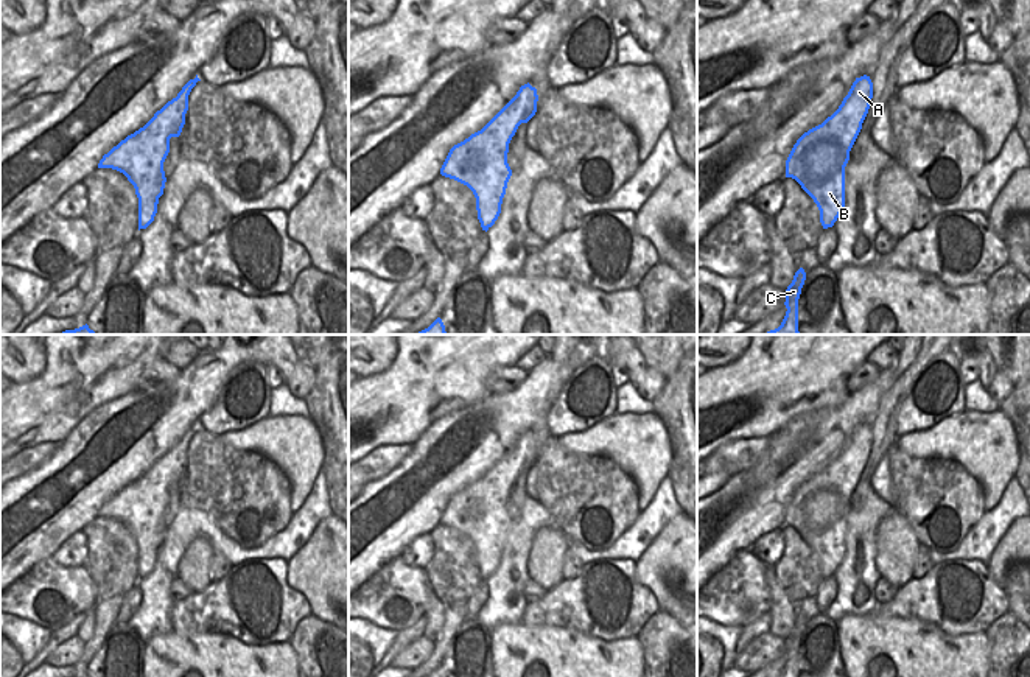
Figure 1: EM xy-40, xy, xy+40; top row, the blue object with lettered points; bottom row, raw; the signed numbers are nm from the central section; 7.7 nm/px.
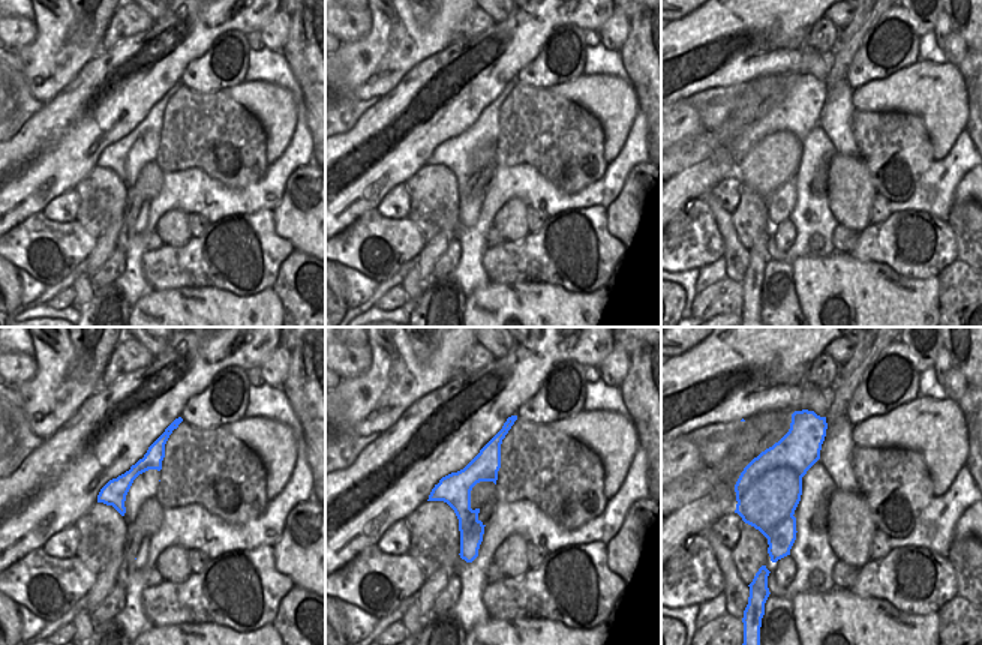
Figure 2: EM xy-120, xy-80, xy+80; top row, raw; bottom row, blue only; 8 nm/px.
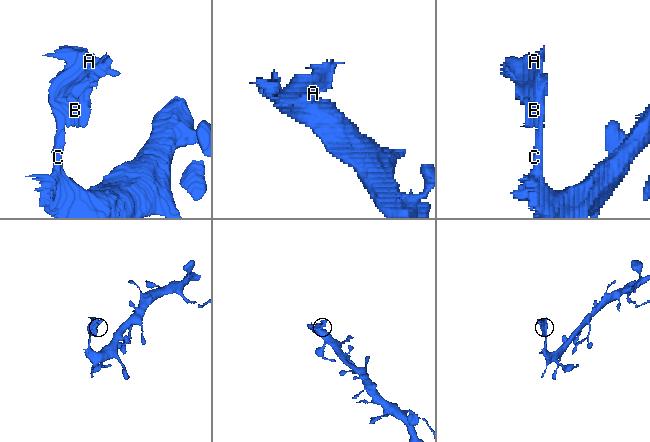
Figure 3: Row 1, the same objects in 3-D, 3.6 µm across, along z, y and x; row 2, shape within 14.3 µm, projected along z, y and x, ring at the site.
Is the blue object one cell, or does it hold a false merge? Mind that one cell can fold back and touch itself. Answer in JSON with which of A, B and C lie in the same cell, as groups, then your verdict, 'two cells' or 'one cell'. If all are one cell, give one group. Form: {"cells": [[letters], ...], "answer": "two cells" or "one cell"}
{"cells": [["A", "B"], ["C"]], "answer": "two cells"}

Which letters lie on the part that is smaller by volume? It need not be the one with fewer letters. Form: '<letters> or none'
A, B

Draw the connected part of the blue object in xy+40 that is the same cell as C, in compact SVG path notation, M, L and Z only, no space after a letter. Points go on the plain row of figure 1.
M800 616L795 624L792 632L786 638L786 665L778 677L798 677L798 647L801 643L801 637L806 629L806 621L803 616Z

